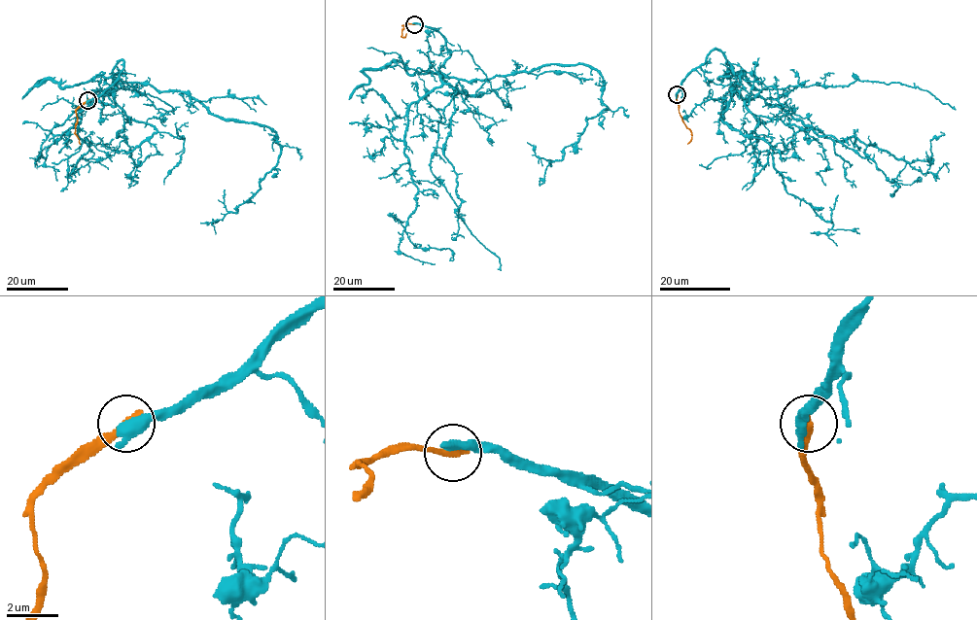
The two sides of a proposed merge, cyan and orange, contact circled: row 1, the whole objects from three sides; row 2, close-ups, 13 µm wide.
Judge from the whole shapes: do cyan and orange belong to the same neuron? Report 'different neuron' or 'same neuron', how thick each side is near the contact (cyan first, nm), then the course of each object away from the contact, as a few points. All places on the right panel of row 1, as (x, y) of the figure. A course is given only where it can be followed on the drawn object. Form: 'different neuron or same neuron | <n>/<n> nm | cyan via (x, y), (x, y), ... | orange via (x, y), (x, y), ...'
different neuron | 500/360 nm | cyan via (677, 94), (717, 50), (741, 76), (722, 120), (762, 138), (785, 190), (831, 221), (828, 230), (811, 233) | orange via (678, 94), (681, 120), (692, 137), (687, 144)

